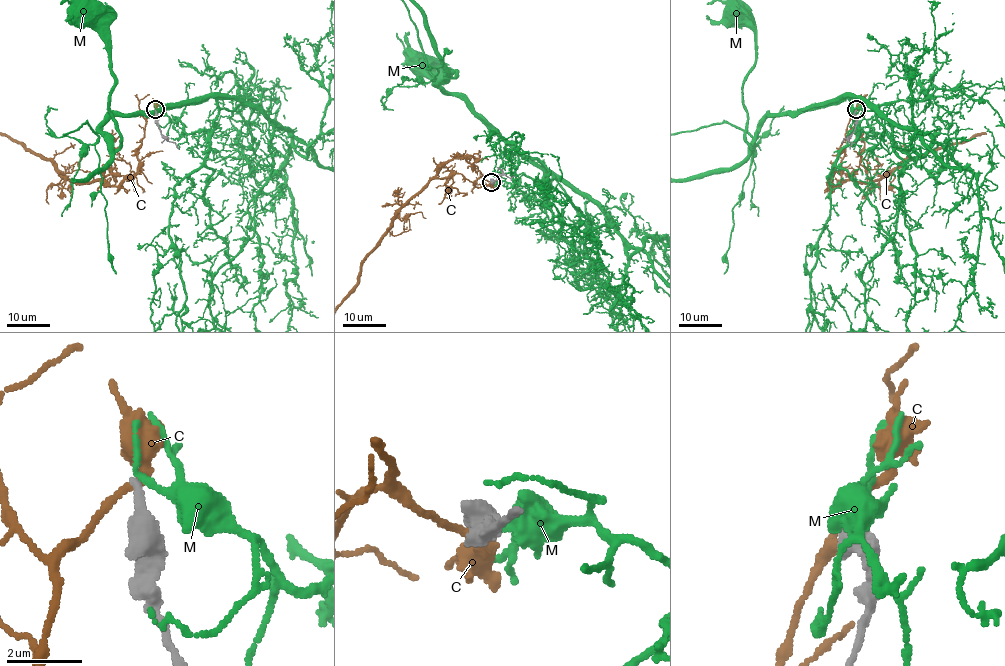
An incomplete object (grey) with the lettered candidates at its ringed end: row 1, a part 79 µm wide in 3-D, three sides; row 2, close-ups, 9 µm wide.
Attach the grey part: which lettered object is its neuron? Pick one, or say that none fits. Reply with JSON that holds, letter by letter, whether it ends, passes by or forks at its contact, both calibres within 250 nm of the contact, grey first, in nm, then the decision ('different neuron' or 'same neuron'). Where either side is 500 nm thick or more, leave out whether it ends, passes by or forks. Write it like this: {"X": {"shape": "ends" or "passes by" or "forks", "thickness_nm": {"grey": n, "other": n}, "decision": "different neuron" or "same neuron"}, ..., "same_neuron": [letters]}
{"C": {"shape": "passes by", "thickness_nm": {"grey": 200, "other": 220}, "decision": "different neuron"}, "M": {"shape": "passes by", "thickness_nm": {"grey": 200, "other": 150}, "decision": "different neuron"}, "same_neuron": []}

